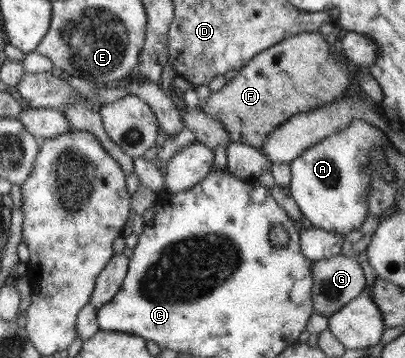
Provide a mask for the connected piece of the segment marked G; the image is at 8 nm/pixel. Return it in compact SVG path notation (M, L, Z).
M338 255L313 265L313 312L332 315L369 286L368 271L358 260Z

